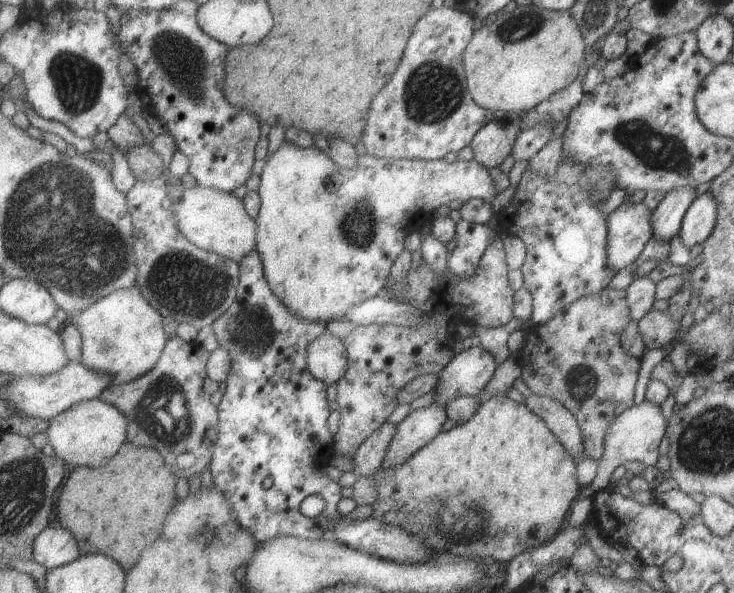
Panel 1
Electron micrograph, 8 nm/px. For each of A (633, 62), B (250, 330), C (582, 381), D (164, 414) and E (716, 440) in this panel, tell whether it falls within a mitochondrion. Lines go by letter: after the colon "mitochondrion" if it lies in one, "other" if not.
A: other
B: mitochondrion
C: mitochondrion
D: mitochondrion
E: mitochondrion

